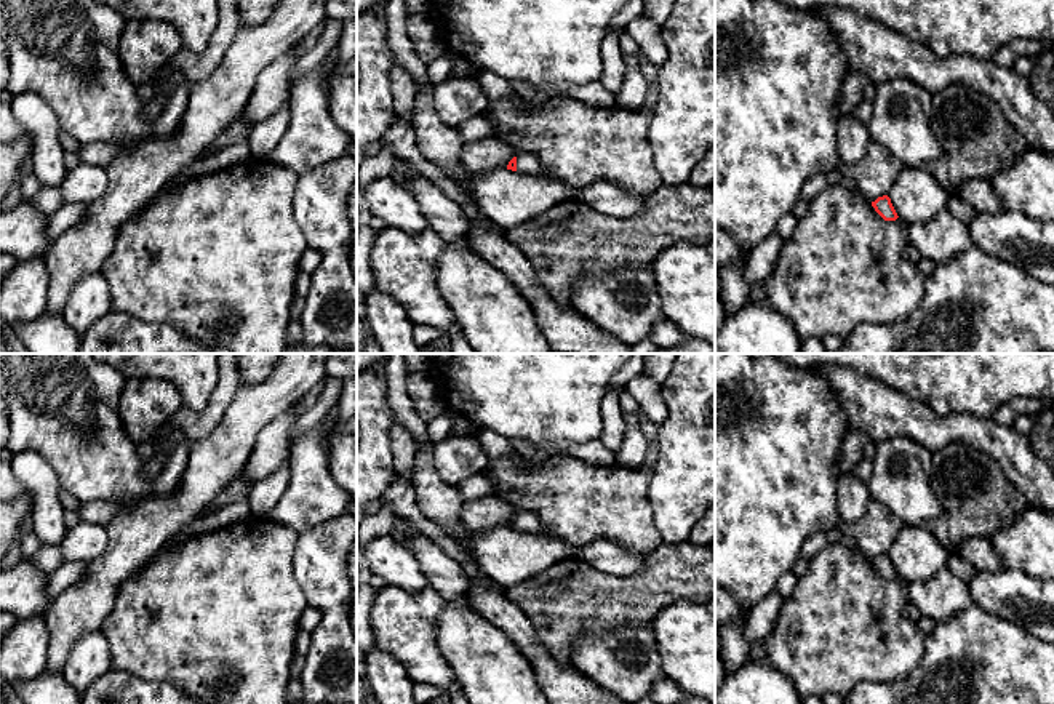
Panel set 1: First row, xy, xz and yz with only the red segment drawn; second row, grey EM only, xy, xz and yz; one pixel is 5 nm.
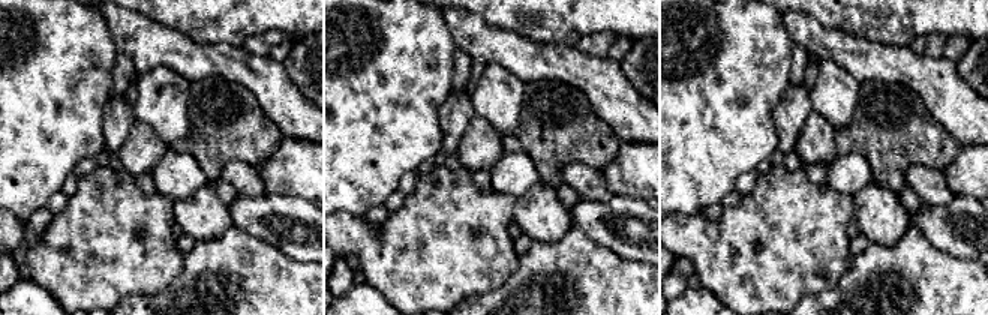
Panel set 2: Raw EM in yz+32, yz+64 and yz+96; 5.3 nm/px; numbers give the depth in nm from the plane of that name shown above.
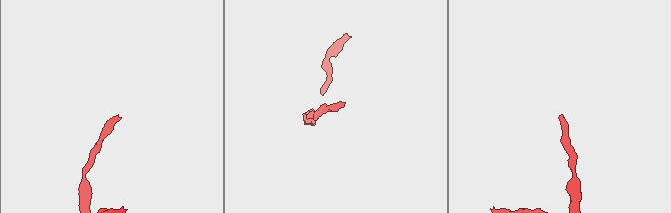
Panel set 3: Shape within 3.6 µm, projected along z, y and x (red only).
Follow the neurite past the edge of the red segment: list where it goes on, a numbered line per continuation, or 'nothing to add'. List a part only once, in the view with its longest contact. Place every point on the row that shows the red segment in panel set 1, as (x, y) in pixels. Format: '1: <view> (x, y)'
1: xz (526, 164)

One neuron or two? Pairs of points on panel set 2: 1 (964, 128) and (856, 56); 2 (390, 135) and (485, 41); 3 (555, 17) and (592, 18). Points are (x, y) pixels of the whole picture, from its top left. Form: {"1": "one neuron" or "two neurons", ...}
{"1": "one neuron", "2": "two neurons", "3": "one neuron"}

